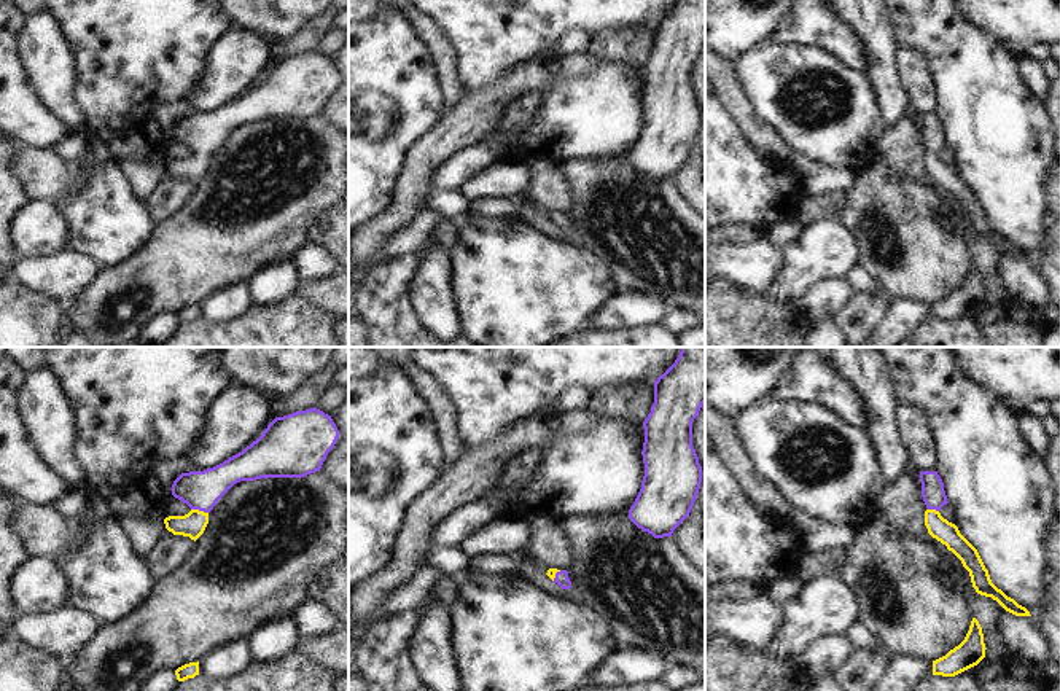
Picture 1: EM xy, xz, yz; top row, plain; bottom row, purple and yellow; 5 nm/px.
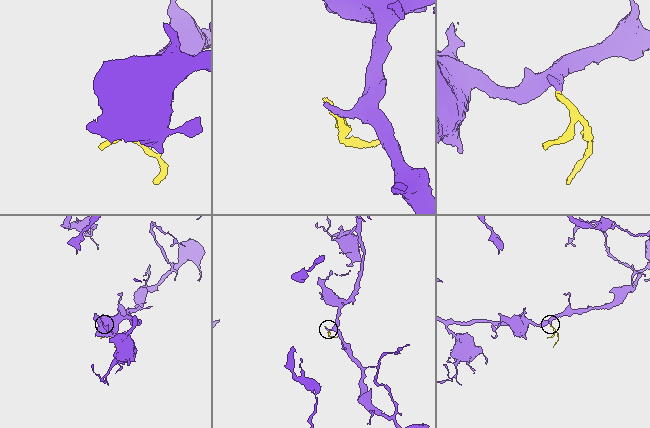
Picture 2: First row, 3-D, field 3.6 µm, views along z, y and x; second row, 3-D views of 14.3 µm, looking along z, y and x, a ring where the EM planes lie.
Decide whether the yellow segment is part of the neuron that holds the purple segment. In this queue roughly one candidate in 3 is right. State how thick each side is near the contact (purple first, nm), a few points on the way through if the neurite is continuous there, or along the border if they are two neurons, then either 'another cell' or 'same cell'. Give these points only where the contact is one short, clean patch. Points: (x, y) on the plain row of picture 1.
calibres 190 and 130 nm; way xy (201, 134), (199, 153), (193, 167); same cell

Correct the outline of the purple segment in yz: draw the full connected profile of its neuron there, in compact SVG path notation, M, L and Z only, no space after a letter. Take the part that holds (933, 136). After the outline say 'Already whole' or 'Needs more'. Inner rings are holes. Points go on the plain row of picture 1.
M920 115L922 140L926 148L925 169L928 177L947 189L969 215L972 231L977 237L992 240L1006 255L1015 260L1031 260L1030 255L1019 248L998 232L988 218L977 193L960 177L958 170L941 159L941 151L947 148L944 126L937 115Z. Needs more

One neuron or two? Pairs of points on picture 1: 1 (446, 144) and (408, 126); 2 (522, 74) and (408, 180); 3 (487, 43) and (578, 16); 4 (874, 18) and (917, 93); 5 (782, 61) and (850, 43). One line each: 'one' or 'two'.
1: two
2: one
3: one
4: two
5: two

